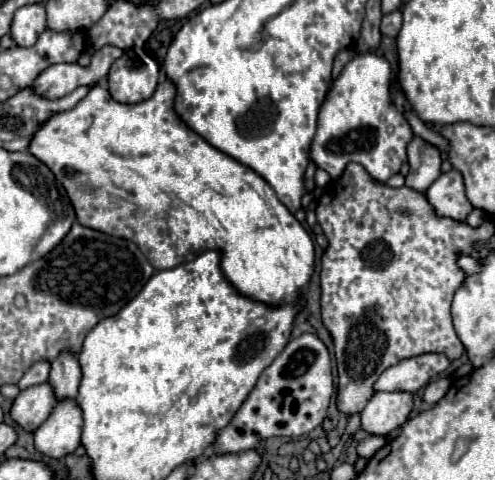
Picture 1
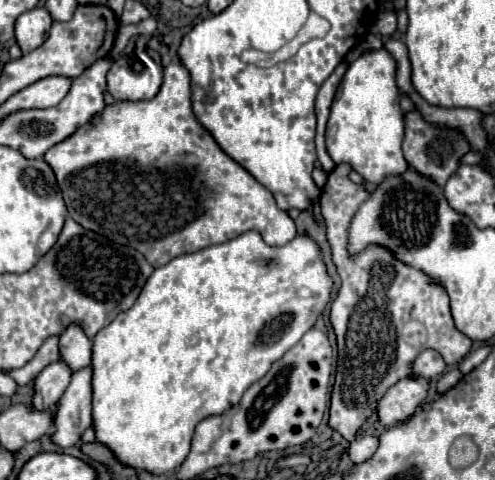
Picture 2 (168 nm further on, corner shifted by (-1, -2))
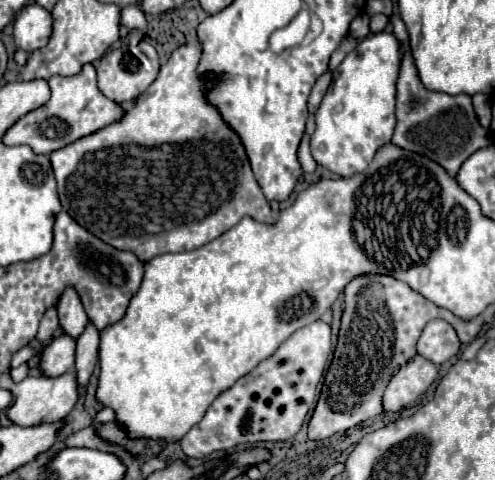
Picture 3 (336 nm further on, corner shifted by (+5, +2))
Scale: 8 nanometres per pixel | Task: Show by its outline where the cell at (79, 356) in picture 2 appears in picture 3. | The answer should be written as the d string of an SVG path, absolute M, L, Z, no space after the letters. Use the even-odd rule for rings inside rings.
M66 287L58 299L56 309L58 309L58 317L60 317L60 325L62 325L64 333L68 333L76 339L88 323L88 317L84 313L84 307L82 307L82 301L80 301L76 289Z

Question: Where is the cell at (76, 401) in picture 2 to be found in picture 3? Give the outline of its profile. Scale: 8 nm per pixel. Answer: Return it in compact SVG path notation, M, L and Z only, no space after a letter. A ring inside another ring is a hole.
M88 321L86 329L78 337L78 347L76 347L76 371L78 371L78 387L80 393L84 393L84 387L96 367L98 361L98 345L100 345L100 331Z

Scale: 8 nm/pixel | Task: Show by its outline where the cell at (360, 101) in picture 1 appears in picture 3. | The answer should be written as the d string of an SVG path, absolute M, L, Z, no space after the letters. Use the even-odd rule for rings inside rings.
M380 31L372 37L366 37L358 43L354 51L346 55L346 59L336 69L336 75L322 99L320 109L316 111L316 129L312 133L312 157L316 163L340 177L352 177L372 161L378 147L390 143L396 117L394 117L394 99L396 99L396 77L400 69L400 43L394 33Z

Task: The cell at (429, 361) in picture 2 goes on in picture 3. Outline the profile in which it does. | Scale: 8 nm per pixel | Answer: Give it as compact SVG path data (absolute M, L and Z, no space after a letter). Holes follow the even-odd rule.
M432 319L418 339L418 353L436 365L442 365L448 359L456 357L460 347L462 343L454 327L444 319Z

